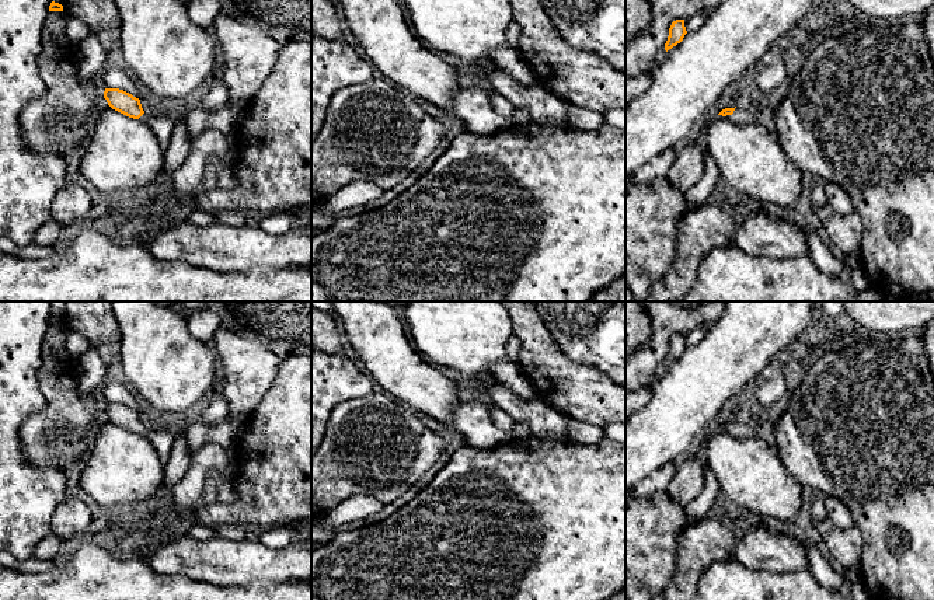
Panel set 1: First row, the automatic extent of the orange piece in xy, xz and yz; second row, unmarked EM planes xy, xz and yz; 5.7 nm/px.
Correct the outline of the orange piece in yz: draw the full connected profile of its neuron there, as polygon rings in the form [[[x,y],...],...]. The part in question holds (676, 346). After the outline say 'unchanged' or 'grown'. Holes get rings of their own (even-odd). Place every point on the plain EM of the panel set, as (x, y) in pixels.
[[[684,334],[673,335],[670,342],[669,342],[669,350],[668,350],[668,355],[665,357],[665,364],[668,366],[669,363],[672,363],[677,357],[680,357],[686,348],[687,348],[687,345],[684,341]]]; unchanged

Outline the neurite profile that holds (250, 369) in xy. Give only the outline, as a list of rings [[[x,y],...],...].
[[[220,327],[212,341],[224,371],[222,395],[234,415],[251,414],[275,381],[280,357],[257,339]]]

